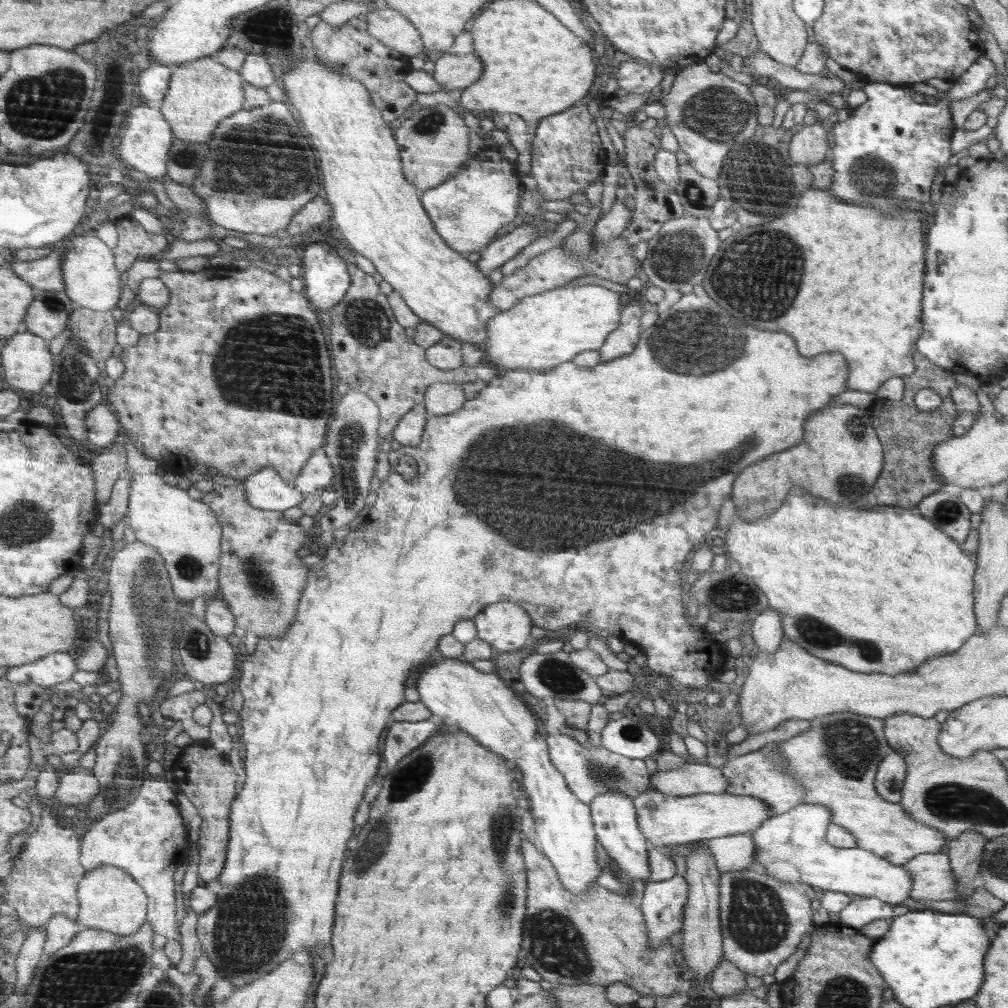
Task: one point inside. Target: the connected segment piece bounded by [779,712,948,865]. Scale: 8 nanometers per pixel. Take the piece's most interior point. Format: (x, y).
(836, 759)

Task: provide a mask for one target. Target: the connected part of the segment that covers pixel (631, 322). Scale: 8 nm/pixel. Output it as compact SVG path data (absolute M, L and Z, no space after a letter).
M636 300L625 304L620 326L606 339L600 352L600 363L616 360L621 355L630 354L637 346L640 333L642 305Z

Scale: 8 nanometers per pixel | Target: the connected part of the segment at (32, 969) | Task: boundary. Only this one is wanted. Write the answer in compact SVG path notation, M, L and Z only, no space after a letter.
M33 927L30 928L30 934L25 940L23 949L20 952L20 956L17 960L19 966L19 982L17 986L24 992L30 983L34 983L34 974L36 974L36 968L40 966L43 961L42 958L46 958L45 946L48 942L48 931L46 927Z

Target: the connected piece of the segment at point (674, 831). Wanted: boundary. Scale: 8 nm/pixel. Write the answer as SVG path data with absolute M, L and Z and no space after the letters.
M646 791L636 796L633 802L638 812L639 830L646 836L650 848L684 845L734 834L752 834L773 817L771 806L763 799L752 796L723 793L682 797Z

